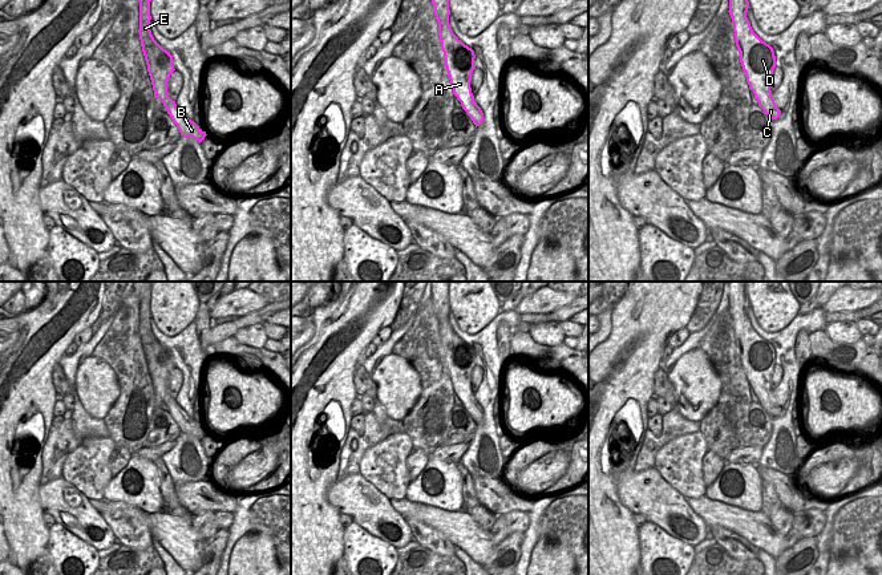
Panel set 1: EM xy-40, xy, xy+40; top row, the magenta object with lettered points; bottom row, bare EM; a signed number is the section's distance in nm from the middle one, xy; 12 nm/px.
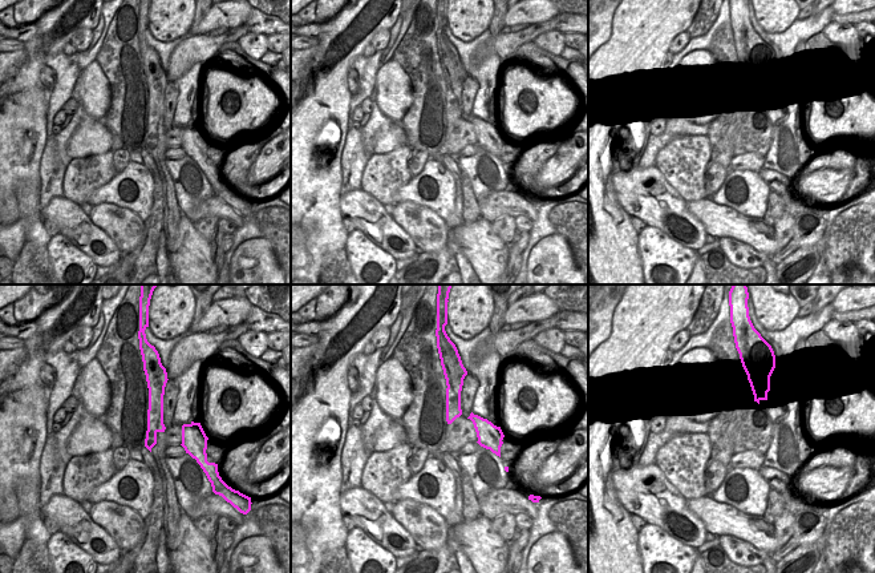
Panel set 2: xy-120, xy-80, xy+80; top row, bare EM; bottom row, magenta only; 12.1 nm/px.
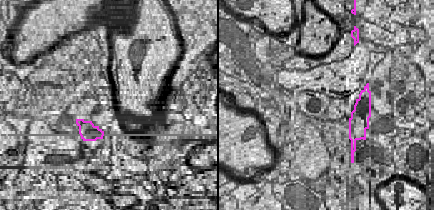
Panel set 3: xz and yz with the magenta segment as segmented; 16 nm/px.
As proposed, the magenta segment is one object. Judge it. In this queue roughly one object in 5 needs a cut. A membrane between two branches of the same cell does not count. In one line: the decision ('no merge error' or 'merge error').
merge error

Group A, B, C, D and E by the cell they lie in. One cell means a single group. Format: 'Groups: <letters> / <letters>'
Groups: A B C D / E.

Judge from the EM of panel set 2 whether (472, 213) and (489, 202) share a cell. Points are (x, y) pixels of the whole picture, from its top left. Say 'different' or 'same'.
different

